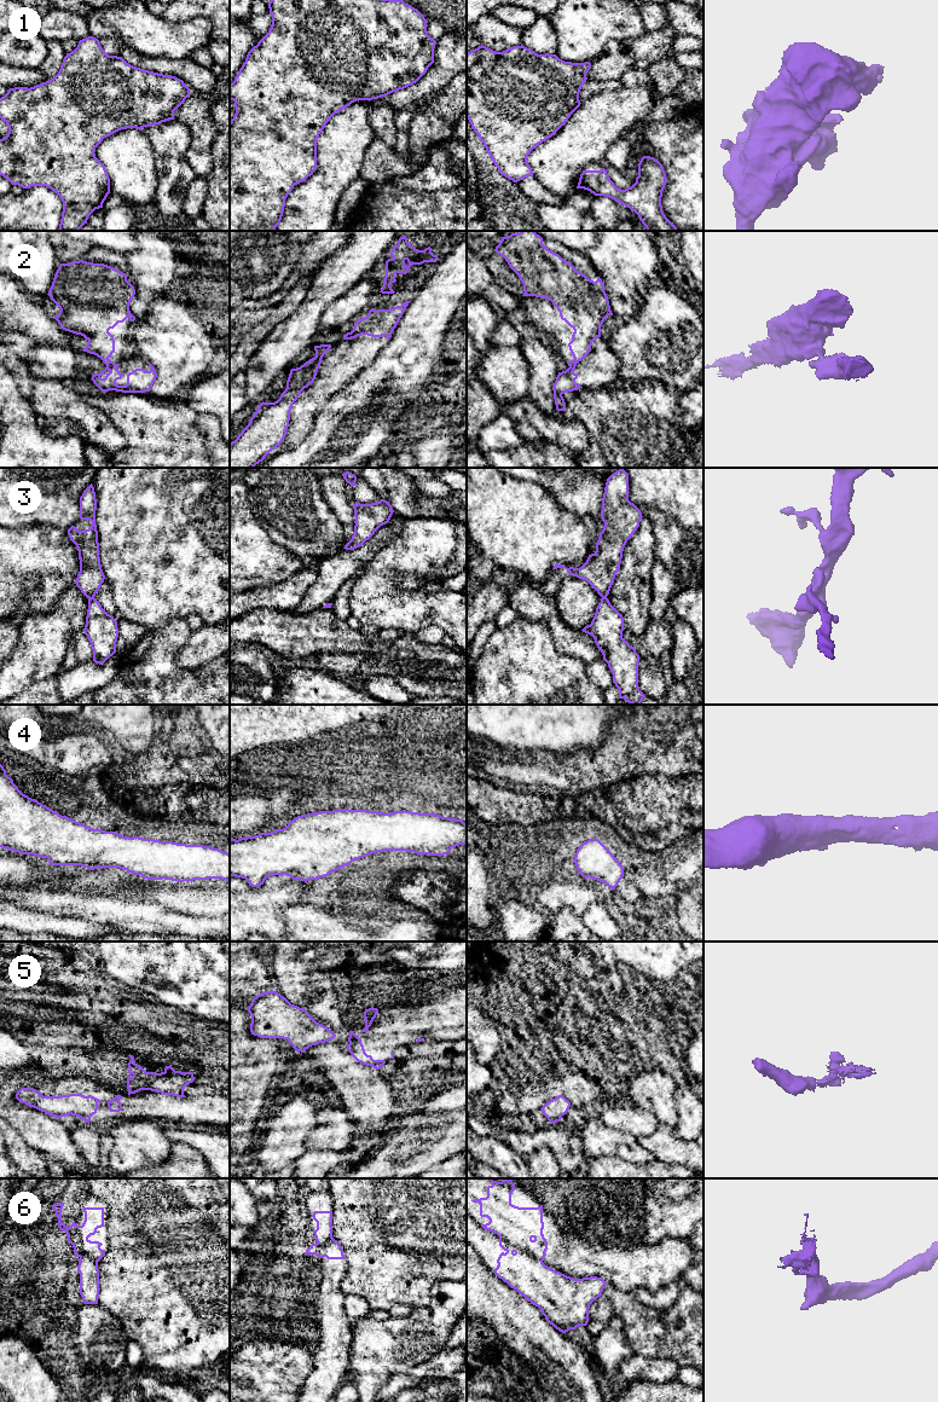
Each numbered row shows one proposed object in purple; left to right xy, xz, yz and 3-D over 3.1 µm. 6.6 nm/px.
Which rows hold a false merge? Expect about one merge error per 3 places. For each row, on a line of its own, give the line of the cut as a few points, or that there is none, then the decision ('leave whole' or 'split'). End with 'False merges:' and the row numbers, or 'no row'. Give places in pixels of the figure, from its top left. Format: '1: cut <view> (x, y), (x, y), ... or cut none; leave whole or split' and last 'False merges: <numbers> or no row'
1: cut none; leave whole
2: cut xy (117, 364), (106, 366); split
3: cut xy (93, 596), (90, 598); split
4: cut none; leave whole
5: cut none; leave whole
6: cut yz (515, 1251), (525, 1251), (542, 1262); split
False merges: 2, 3, 6

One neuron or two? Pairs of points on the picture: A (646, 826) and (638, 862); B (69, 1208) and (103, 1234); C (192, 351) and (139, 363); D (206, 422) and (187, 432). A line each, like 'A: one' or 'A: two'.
A: two
B: one
C: two
D: two

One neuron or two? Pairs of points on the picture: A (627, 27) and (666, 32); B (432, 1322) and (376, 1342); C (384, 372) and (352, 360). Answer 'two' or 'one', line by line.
A: two
B: one
C: two

